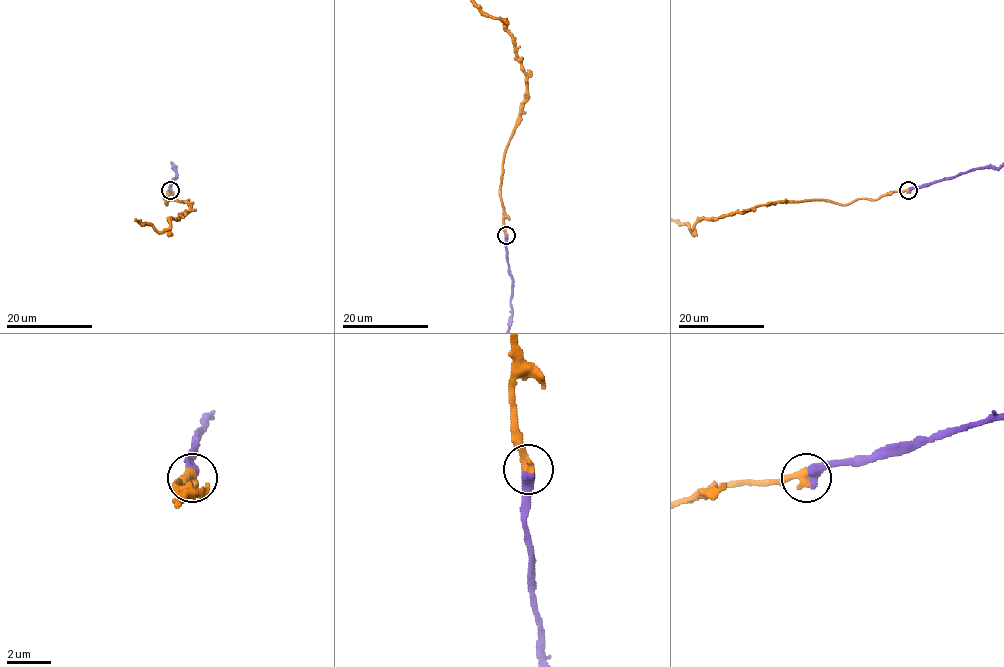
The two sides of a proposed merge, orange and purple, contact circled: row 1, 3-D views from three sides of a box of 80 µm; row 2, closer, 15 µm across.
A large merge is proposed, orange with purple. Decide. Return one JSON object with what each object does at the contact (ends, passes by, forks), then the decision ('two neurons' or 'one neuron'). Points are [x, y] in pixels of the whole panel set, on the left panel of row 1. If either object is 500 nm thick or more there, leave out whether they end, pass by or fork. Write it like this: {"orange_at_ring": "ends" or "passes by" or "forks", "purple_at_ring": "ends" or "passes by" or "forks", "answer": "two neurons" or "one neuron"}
{"answer": "one neuron"}

